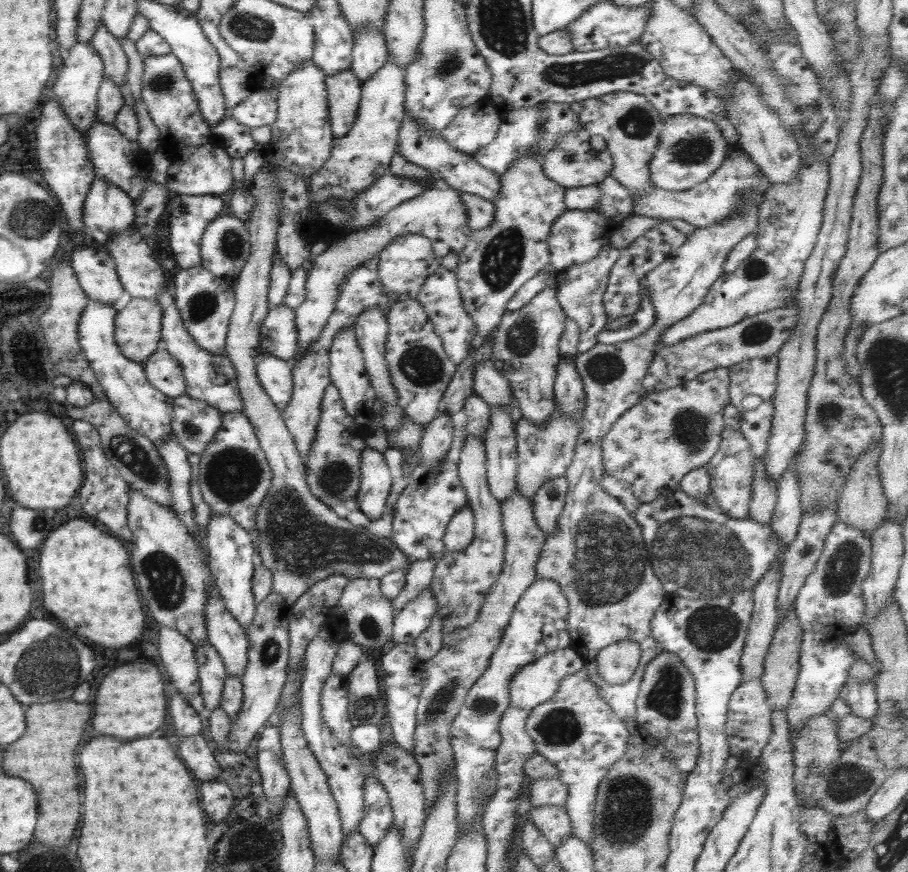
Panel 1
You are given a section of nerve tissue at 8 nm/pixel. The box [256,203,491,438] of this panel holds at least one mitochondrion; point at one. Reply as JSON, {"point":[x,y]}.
{"point":[419,365]}

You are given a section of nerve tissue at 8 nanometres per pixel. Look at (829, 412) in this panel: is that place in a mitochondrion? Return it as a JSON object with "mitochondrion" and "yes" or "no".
{"mitochondrion":"yes"}

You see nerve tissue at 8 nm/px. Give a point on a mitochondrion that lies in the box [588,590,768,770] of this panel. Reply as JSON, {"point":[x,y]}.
{"point":[711,627]}

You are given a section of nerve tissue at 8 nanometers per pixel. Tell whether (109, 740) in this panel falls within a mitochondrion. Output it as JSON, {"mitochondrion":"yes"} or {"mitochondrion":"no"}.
{"mitochondrion":"no"}

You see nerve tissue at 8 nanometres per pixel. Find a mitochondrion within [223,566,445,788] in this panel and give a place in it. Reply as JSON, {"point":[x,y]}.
{"point":[270,652]}

